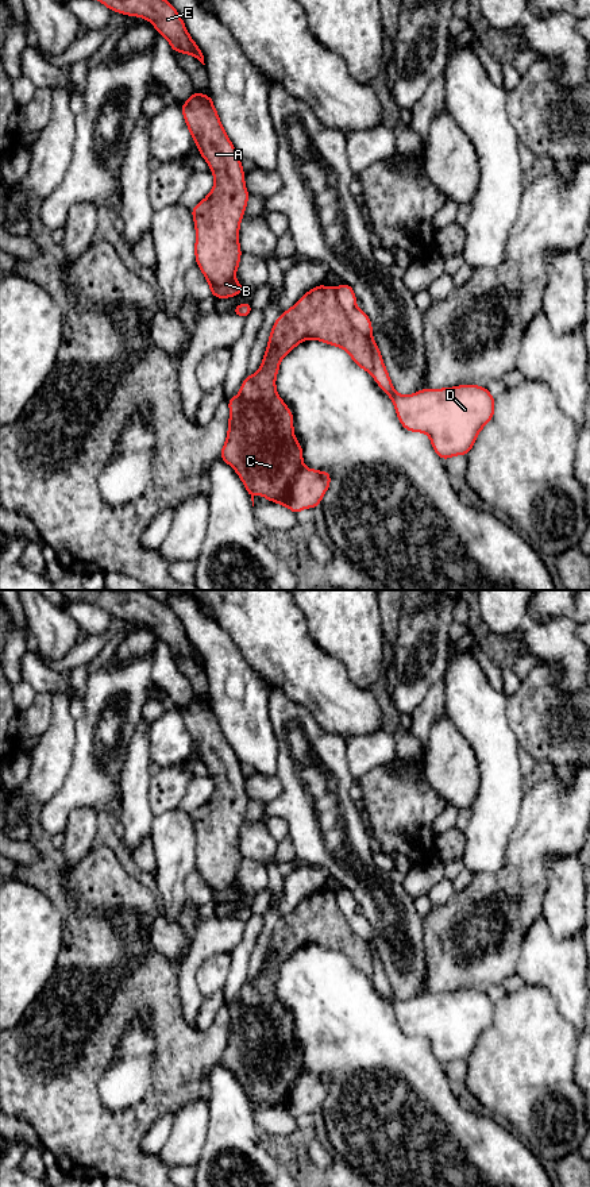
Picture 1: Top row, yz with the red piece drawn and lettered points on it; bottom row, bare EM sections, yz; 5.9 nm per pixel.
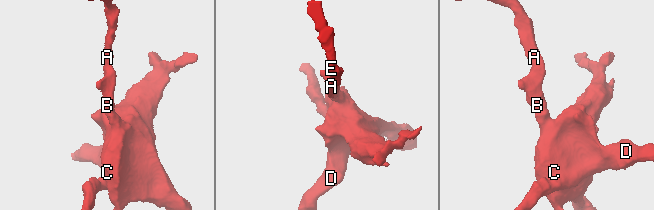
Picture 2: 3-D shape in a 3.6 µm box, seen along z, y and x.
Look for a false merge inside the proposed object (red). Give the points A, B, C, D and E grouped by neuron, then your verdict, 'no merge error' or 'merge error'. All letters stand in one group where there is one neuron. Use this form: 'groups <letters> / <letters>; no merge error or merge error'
groups A B C E / D; merge error

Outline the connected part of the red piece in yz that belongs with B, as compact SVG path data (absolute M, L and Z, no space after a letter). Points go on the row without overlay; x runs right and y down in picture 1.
M197 695L181 712L193 747L215 781L211 798L192 813L196 830L196 868L208 885L211 899L228 903L246 894L235 886L242 855L239 830L250 798L244 776L234 749L228 744L212 700Z

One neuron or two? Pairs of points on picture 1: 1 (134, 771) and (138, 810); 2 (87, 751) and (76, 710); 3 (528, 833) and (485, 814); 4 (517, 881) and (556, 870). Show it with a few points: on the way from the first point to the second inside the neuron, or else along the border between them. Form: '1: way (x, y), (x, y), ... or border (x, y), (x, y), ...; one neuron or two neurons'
1: way (134, 781), (135, 801); one neuron
2: border (87, 686), (83, 715), (77, 720); two neurons
3: border (523, 796), (519, 821), (511, 833), (504, 856); two neurons
4: border (571, 855), (548, 862), (542, 904); two neurons

